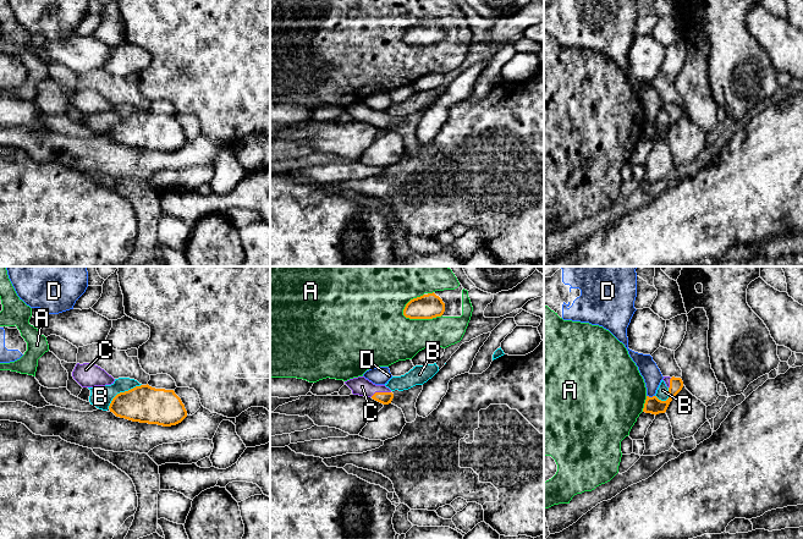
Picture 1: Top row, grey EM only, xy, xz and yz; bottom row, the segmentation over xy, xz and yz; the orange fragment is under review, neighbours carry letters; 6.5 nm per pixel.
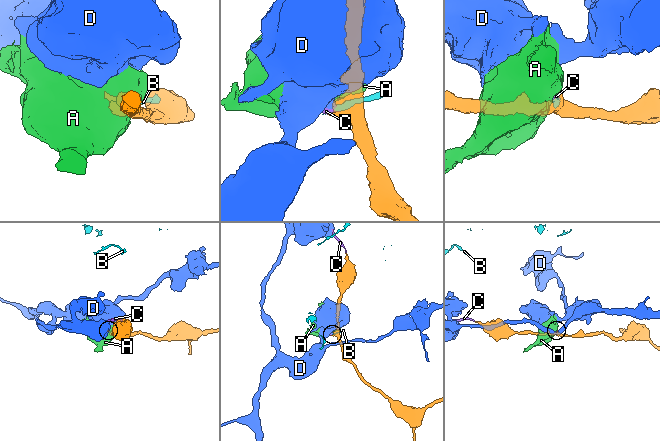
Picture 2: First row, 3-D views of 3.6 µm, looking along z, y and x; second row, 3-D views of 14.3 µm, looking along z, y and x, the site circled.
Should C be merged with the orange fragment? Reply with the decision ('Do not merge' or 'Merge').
Merge

